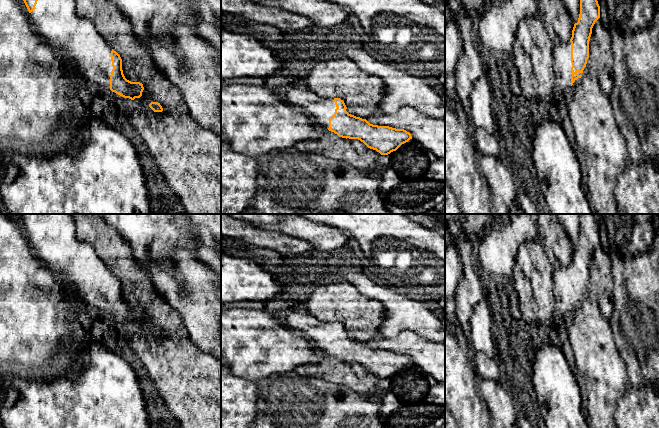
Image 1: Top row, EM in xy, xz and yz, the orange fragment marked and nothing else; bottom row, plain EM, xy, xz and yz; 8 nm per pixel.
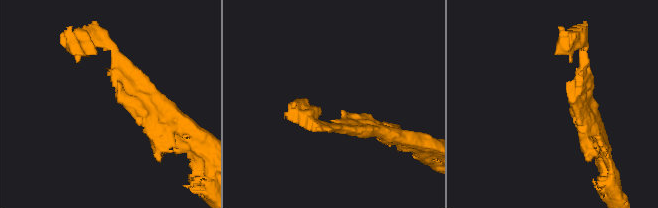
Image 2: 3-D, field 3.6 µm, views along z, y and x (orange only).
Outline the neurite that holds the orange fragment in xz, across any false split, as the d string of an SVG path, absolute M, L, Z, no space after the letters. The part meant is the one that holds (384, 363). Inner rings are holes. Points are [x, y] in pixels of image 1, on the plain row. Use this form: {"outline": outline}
{"outline": "M334 322L335 337L329 342L328 354L339 361L358 363L368 372L381 379L396 375L402 368L412 363L409 356L389 350L370 348L366 343L349 338L346 329L340 322Z"}

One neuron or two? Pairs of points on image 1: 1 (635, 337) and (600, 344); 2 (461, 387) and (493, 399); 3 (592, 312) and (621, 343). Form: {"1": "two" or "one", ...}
{"1": "two", "2": "two", "3": "two"}

